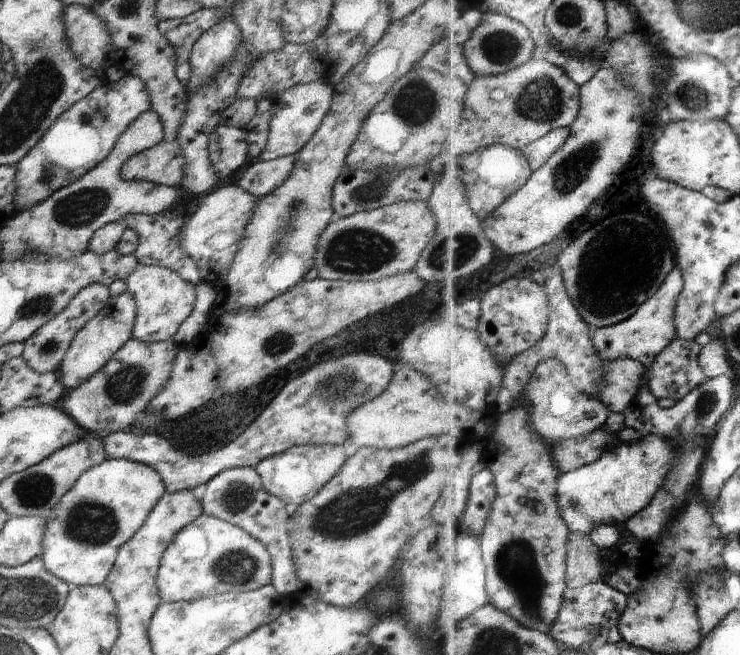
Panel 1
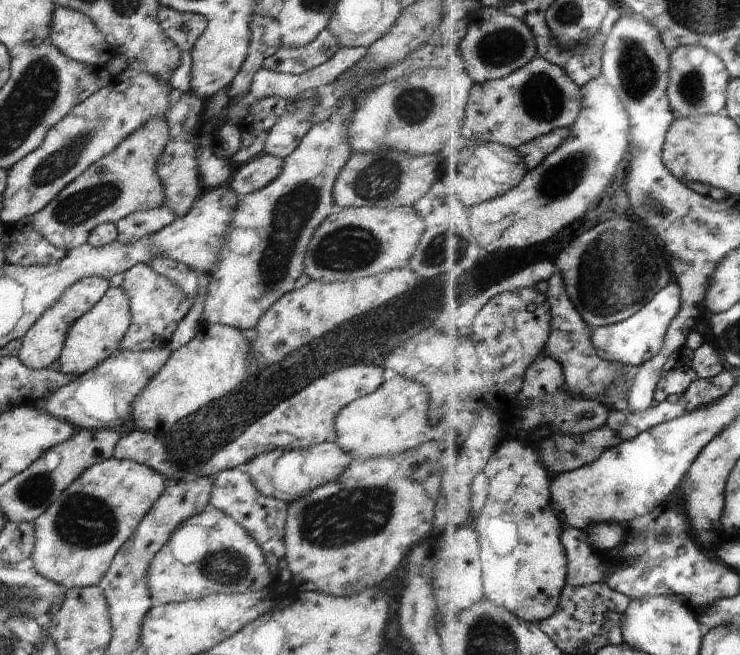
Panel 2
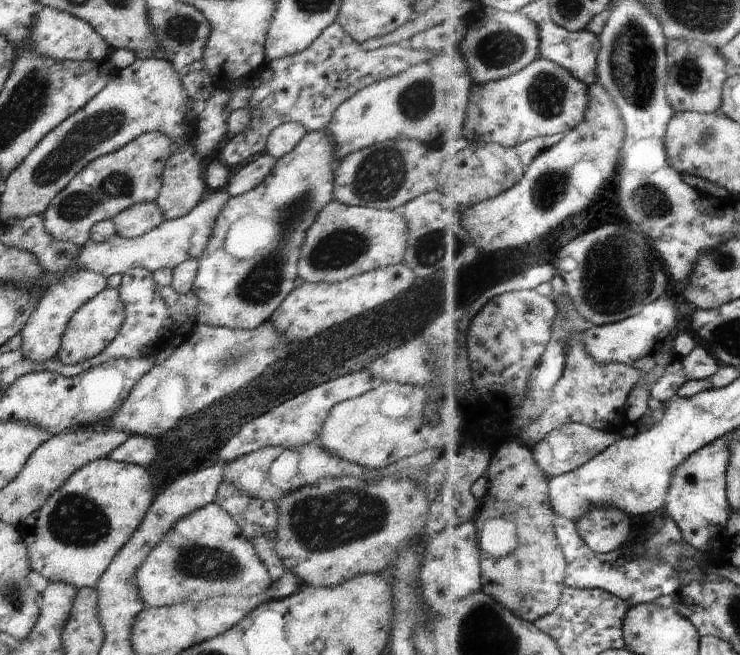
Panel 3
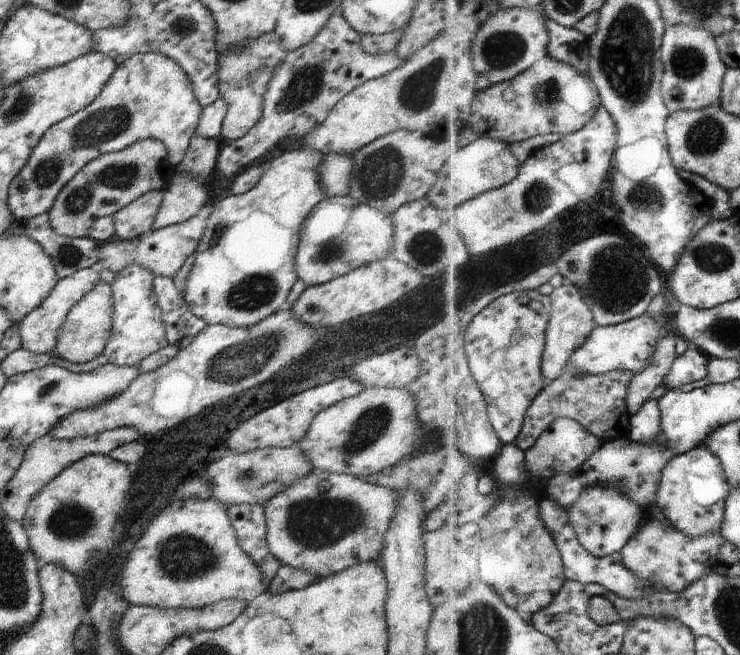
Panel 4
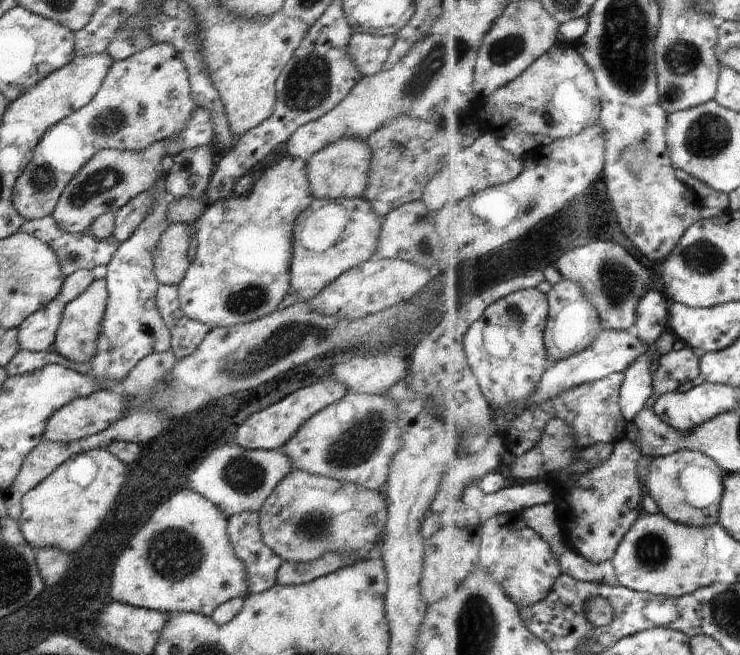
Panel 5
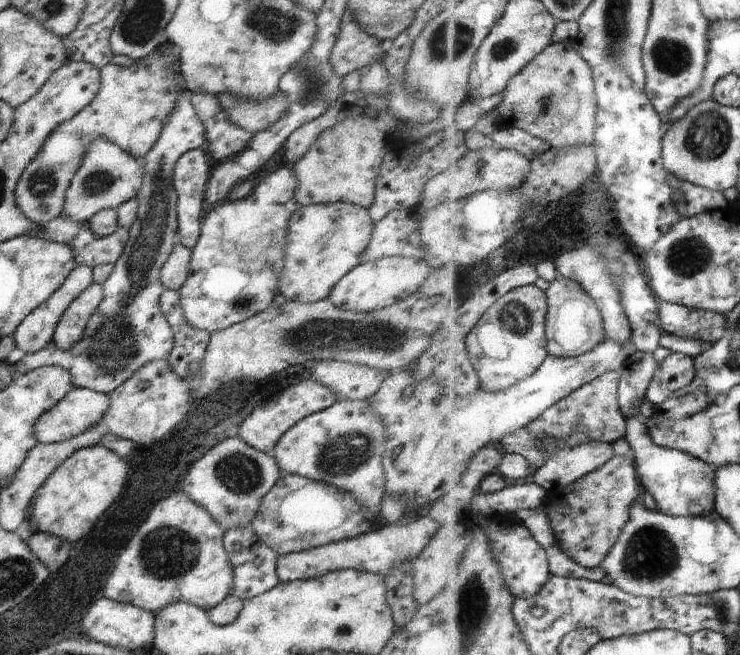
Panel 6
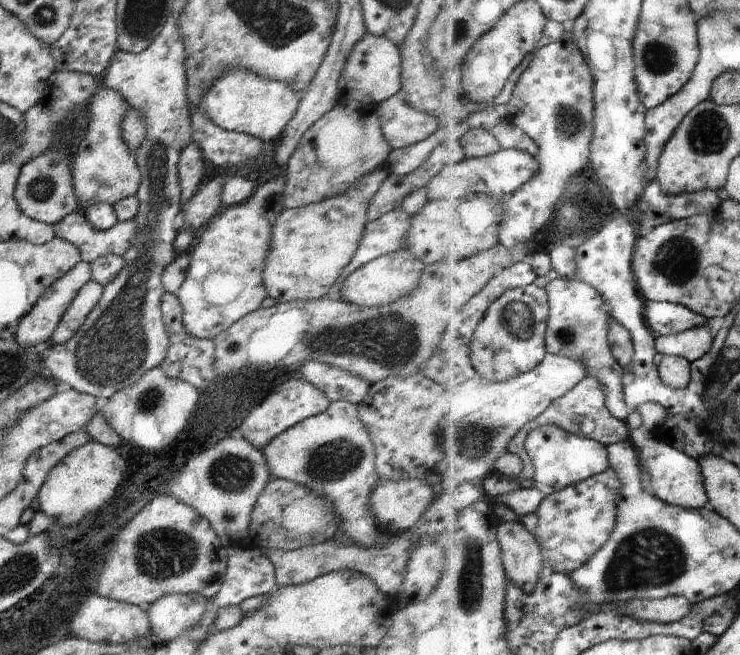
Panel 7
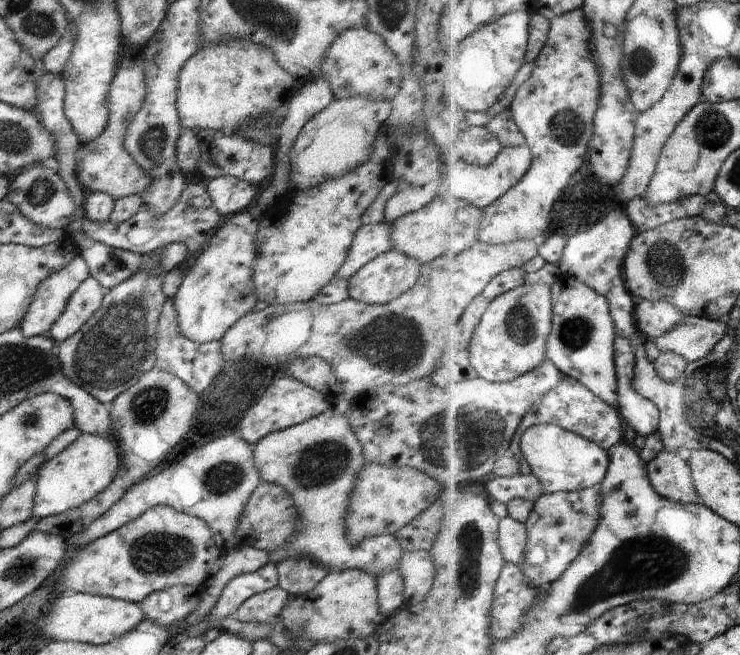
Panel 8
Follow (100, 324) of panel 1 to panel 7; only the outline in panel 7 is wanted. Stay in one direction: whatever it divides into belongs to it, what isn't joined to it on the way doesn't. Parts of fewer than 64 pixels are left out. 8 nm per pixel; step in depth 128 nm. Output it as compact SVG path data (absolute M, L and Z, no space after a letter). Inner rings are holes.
M90 279L71 300L69 307L53 330L49 344L61 345L70 340L74 331L83 324L101 296L102 287Z

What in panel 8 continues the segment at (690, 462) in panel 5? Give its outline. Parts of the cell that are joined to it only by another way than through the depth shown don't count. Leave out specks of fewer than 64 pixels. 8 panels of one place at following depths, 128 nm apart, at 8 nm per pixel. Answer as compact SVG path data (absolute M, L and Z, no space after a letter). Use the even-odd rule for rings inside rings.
M661 450L647 465L651 484L663 498L683 504L703 502L697 494L691 466L679 454Z

